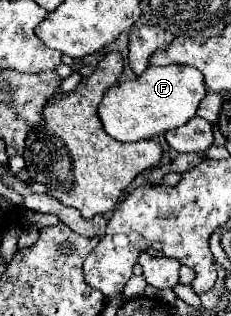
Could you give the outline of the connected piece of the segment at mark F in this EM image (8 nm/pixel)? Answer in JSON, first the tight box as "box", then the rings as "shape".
{"box":[99,65,207,141],"shape":[[[149,65],[141,77],[119,83],[105,93],[103,101],[99,103],[99,119],[103,129],[117,141],[153,139],[187,123],[195,115],[205,93],[207,87],[199,69],[189,65]]]}

